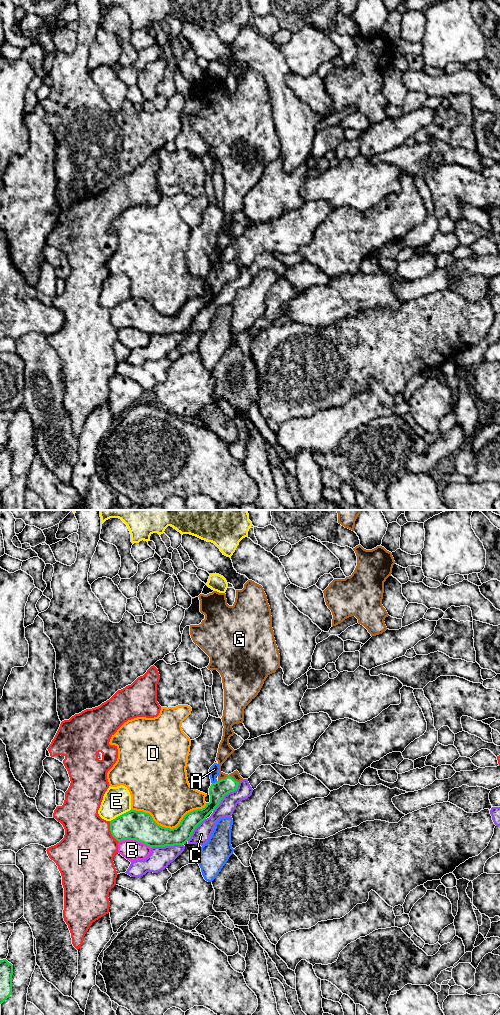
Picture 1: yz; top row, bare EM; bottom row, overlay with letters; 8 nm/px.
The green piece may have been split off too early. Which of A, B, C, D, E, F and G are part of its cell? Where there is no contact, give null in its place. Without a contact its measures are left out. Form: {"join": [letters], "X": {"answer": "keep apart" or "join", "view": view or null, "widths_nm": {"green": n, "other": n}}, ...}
{"join": ["G"], "A": {"answer": "keep apart", "view": "yz", "widths_nm": {"green": 140, "other": 80}}, "B": {"answer": "keep apart", "view": "yz", "widths_nm": {"green": 240, "other": 170}}, "C": {"answer": "keep apart", "view": "yz", "widths_nm": {"green": 140, "other": 130}}, "D": {"answer": "keep apart", "view": "yz", "widths_nm": {"green": 240, "other": 400}}, "E": {"answer": "keep apart", "view": "yz", "widths_nm": {"green": 240, "other": 220}}, "F": {"answer": "keep apart", "view": "yz", "widths_nm": {"green": 240, "other": 440}}, "G": {"answer": "join", "view": "yz", "widths_nm": {"green": 140, "other": 110}}}

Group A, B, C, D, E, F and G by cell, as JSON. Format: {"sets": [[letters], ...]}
{"sets": [["A"], ["B", "F"], ["C"], ["D"], ["E"], ["G"]]}

